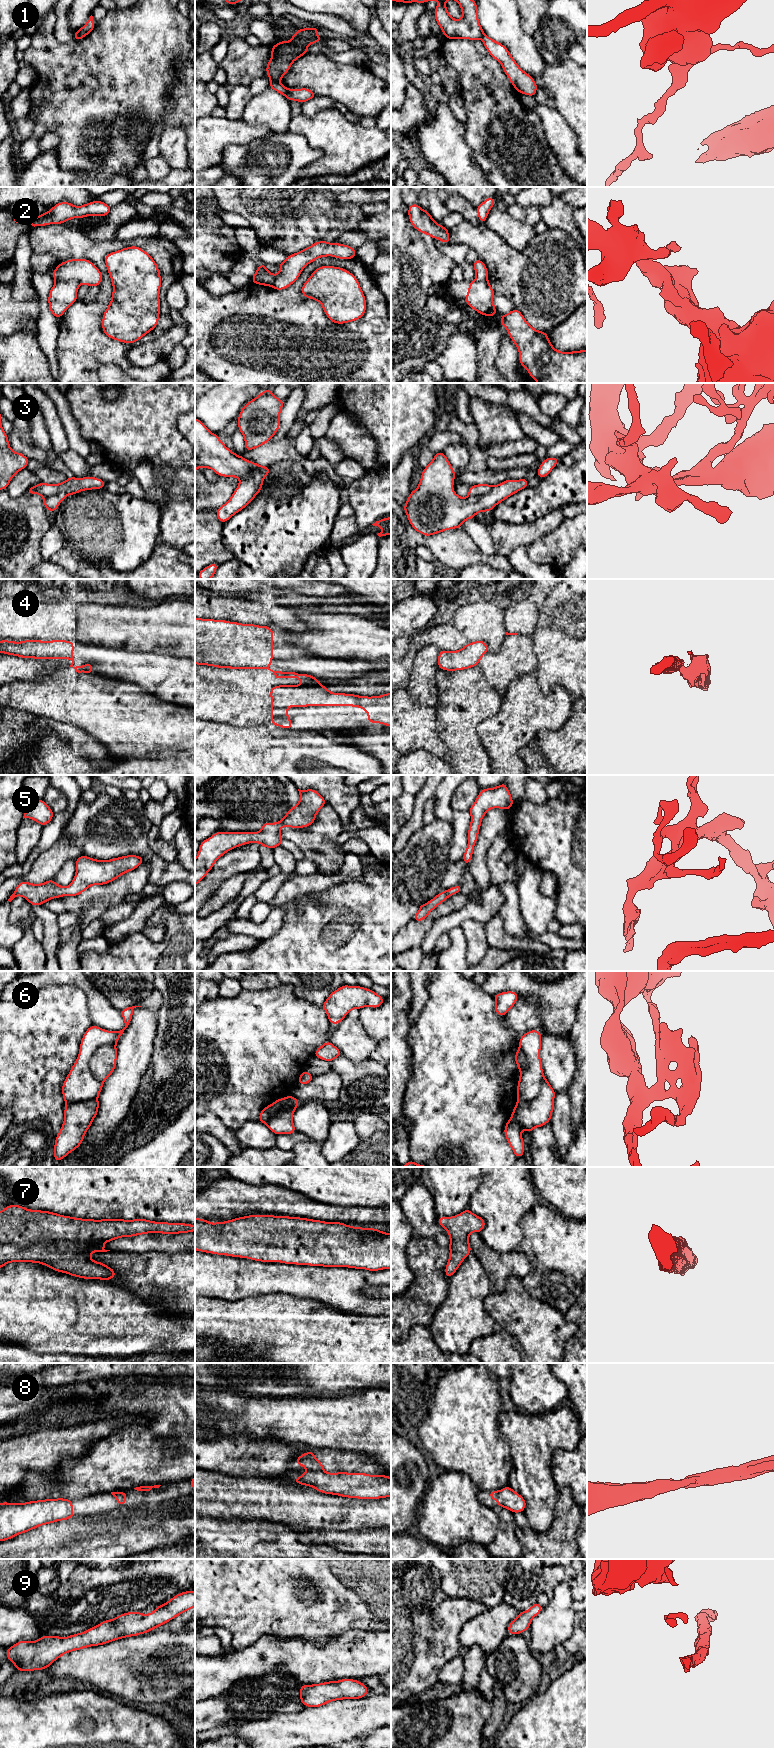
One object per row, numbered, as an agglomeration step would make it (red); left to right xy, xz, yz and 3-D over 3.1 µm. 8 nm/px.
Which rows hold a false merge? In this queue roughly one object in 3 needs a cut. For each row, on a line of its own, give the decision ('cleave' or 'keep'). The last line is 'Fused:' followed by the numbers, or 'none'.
1: cleave
2: cleave
3: cleave
4: cleave
5: keep
6: keep
7: keep
8: keep
9: keep
Fused: 1, 2, 3, 4

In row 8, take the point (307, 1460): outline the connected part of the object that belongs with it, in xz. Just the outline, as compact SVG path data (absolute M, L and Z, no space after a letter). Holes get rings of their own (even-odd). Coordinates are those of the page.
M314 1450L301 1454L295 1463L308 1471L295 1478L294 1483L310 1486L321 1493L370 1500L391 1497L391 1477L386 1475L327 1473L315 1458Z

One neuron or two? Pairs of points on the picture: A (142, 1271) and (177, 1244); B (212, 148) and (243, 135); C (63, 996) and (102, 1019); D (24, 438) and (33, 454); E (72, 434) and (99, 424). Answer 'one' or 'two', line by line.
A: two
B: one
C: two
D: one
E: two

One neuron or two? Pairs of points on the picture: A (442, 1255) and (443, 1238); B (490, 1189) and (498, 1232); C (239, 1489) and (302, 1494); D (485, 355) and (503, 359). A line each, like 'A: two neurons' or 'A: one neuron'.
A: two neurons
B: one neuron
C: one neuron
D: two neurons

